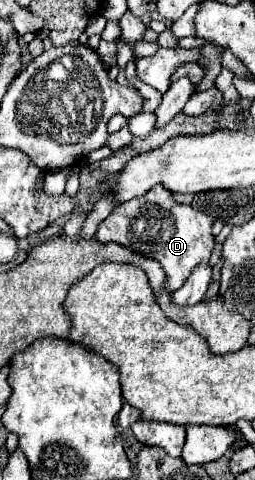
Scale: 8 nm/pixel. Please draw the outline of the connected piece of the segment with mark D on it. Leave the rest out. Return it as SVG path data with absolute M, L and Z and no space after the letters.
M155 185L145 195L117 205L99 225L95 239L99 243L119 243L139 255L159 261L165 271L167 291L177 291L195 267L209 261L215 245L211 227L213 219L207 213L193 209L191 205L177 203L171 191L167 191L163 185Z

